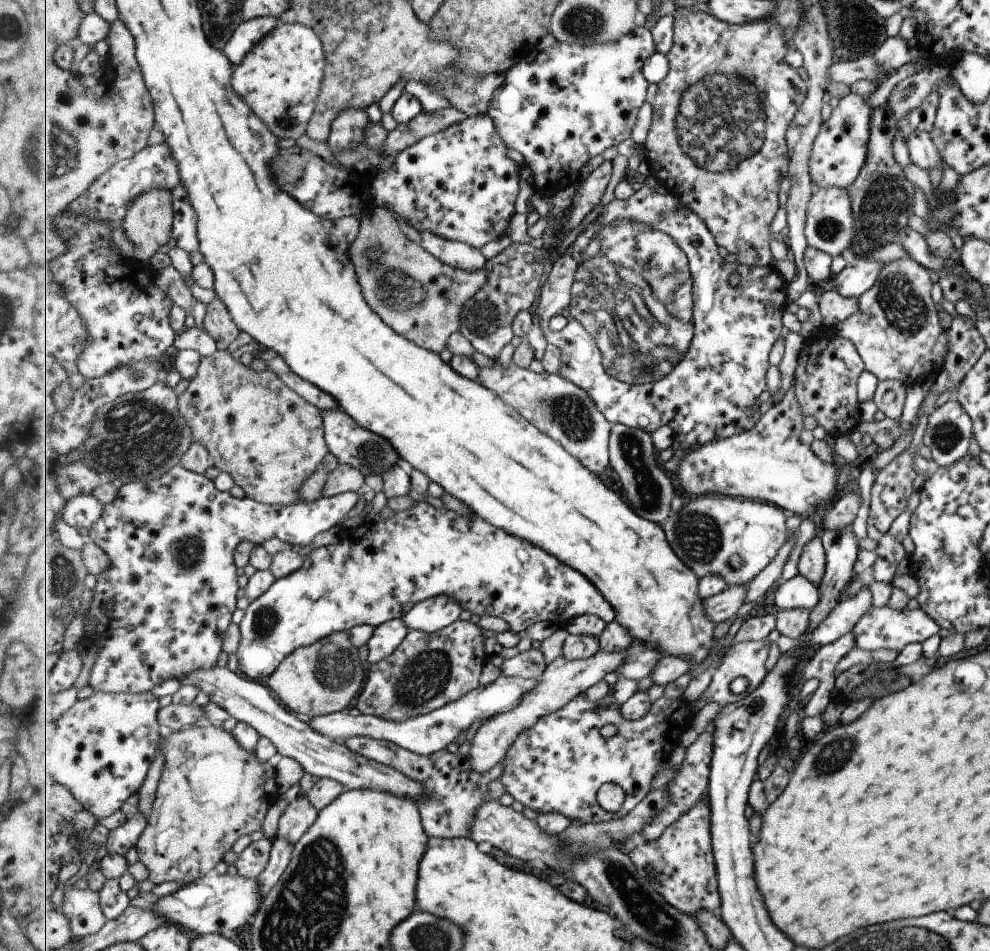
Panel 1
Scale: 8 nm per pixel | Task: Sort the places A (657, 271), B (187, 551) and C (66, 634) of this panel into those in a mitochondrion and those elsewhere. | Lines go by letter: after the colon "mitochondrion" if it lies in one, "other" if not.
A: mitochondrion
B: mitochondrion
C: other

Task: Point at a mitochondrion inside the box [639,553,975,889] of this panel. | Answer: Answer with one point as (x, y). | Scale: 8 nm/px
(828, 762)

